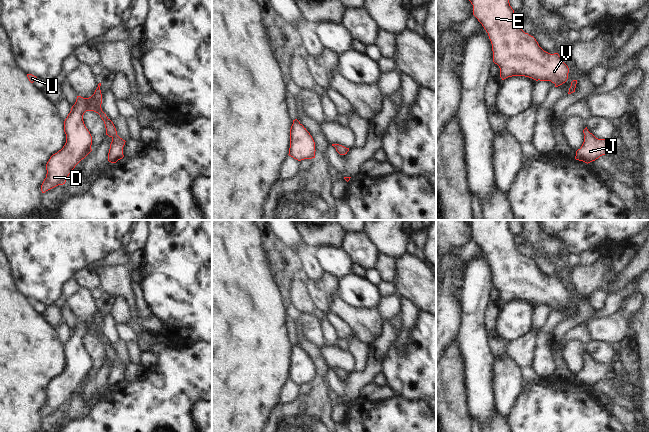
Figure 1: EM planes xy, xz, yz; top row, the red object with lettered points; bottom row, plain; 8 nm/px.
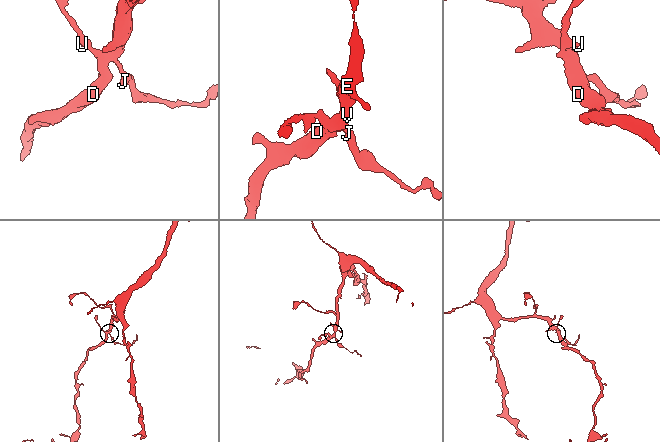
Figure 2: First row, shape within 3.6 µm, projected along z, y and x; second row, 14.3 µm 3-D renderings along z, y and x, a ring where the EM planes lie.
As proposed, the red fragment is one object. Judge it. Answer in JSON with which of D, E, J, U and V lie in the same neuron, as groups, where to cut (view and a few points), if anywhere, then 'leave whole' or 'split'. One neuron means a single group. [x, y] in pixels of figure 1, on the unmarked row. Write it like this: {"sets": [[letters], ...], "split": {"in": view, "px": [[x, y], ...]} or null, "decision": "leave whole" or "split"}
{"sets": [["D", "E", "J", "U", "V"]], "split": null, "decision": "leave whole"}

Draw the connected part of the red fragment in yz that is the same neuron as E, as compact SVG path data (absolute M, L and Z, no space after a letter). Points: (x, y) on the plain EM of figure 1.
M466 220L473 229L473 239L482 248L492 268L493 286L500 292L502 304L512 300L525 300L536 305L551 305L558 311L568 303L569 292L558 277L544 275L536 263L525 257L514 241L510 220Z

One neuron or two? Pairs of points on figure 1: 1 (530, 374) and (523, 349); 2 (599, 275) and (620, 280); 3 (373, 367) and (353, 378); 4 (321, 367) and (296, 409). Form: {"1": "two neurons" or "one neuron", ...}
{"1": "one neuron", "2": "two neurons", "3": "one neuron", "4": "one neuron"}

